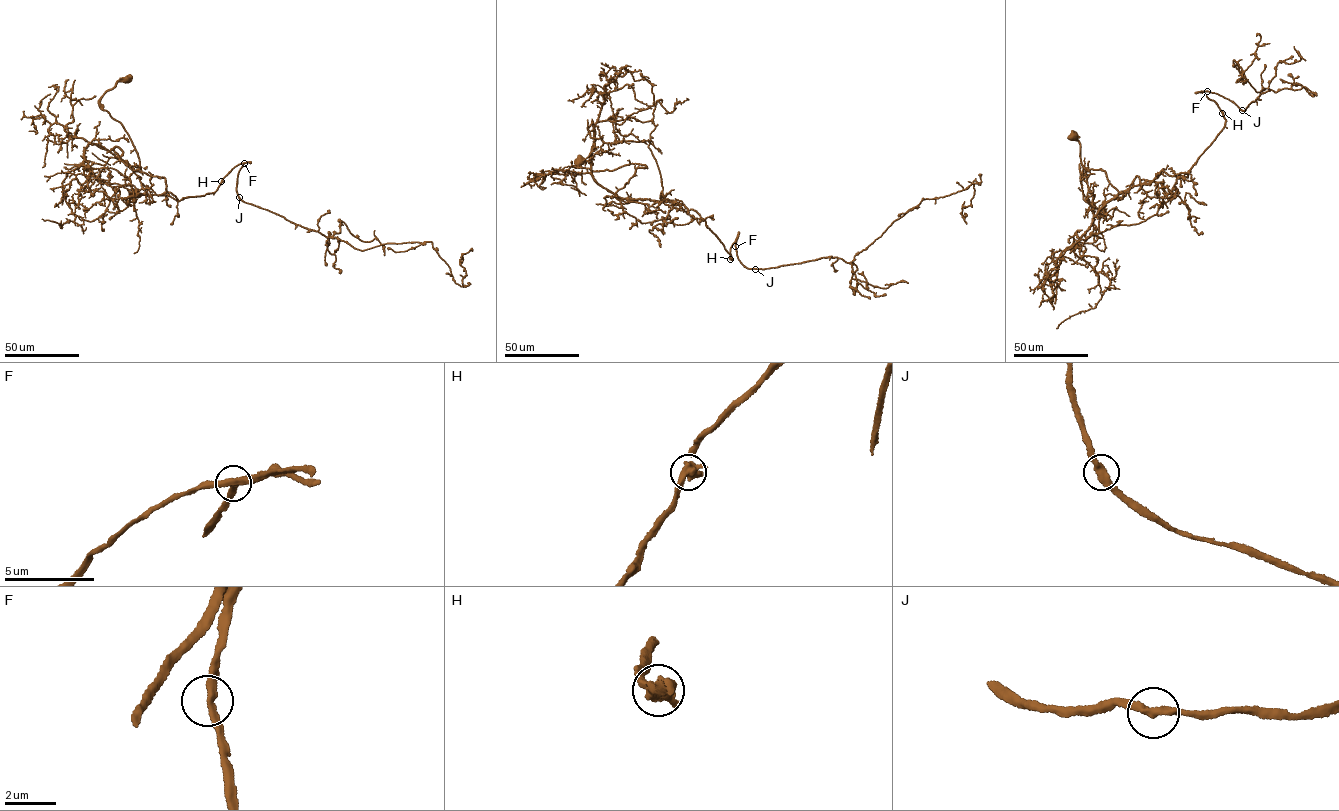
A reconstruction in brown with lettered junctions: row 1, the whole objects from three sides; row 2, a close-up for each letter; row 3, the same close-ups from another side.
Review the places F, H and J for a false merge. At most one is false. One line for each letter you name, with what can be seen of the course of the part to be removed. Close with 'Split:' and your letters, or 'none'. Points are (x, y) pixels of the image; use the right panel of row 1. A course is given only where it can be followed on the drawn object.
Split: none

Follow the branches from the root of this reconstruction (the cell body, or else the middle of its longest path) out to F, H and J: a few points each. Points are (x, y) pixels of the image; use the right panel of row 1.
F: (1073, 135), (1082, 165), (1105, 171), (1121, 199), (1137, 175), (1189, 172), (1211, 144), (1225, 120), (1206, 91)
H: (1073, 135), (1082, 165), (1105, 171), (1121, 199), (1137, 175), (1189, 172), (1223, 113)
J: (1073, 135), (1082, 165), (1105, 171), (1121, 199), (1137, 175), (1189, 172), (1221, 131), (1202, 91), (1242, 110)

